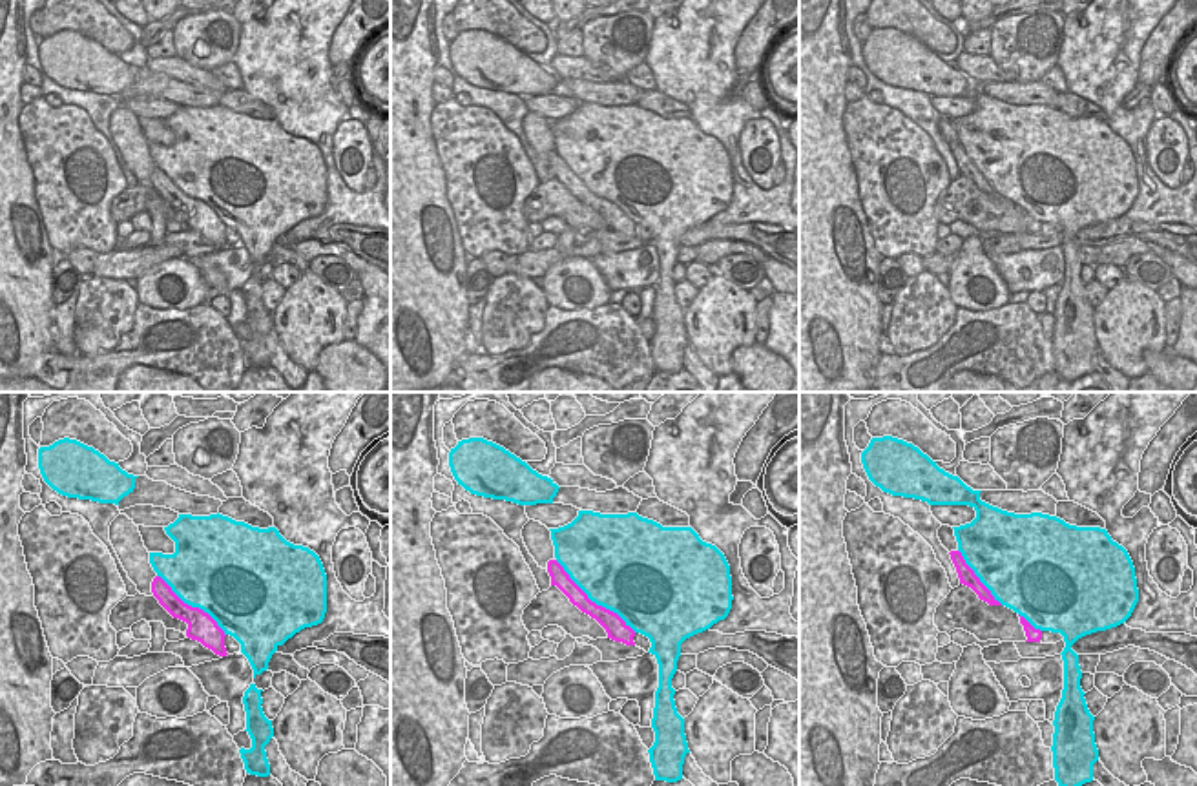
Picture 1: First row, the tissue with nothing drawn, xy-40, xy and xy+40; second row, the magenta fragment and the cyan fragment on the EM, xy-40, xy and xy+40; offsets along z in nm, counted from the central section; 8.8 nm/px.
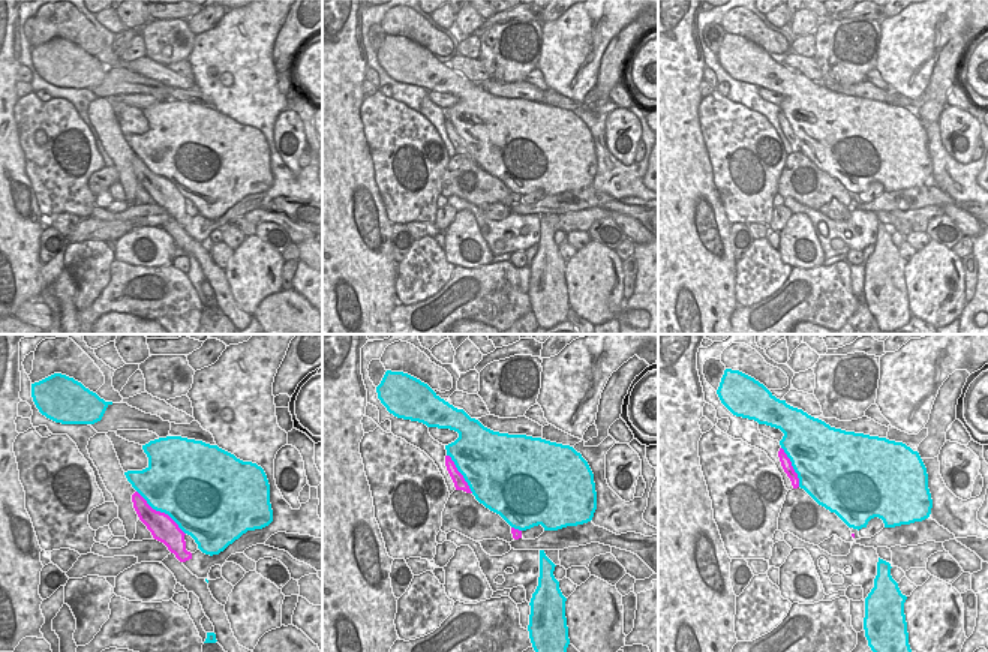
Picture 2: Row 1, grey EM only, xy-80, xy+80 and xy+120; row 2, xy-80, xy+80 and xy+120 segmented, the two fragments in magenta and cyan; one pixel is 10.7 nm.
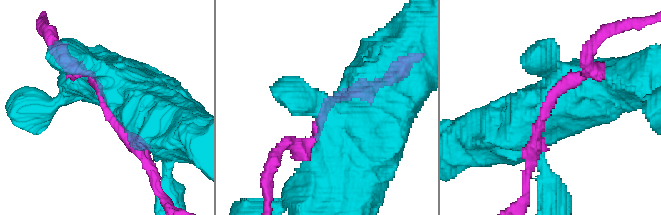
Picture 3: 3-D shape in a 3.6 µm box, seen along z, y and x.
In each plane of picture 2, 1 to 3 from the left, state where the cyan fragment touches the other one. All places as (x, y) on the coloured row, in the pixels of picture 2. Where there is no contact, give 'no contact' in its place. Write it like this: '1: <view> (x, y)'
1: xy-80 (159, 511)
2: xy+80 (461, 474)
3: xy+120 (792, 466)

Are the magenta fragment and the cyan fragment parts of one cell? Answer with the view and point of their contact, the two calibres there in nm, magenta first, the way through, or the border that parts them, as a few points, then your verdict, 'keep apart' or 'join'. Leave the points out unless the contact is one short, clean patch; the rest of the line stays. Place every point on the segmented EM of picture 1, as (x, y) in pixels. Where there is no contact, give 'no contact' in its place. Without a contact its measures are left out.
meets magenta in xy at (593, 602); 180 nm thick on the magenta side, 480 nm on the other; keep apart

